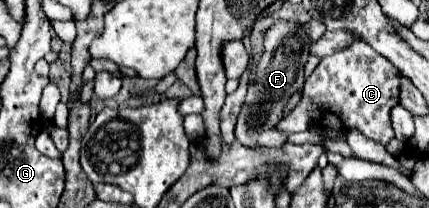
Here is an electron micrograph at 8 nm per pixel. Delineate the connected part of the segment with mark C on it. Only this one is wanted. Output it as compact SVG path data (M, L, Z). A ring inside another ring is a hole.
M364 41L352 43L348 49L322 57L318 67L306 79L300 103L280 121L278 129L284 133L306 131L310 123L334 131L358 129L364 137L386 145L392 137L390 109L400 97L400 71L382 55L376 55Z

